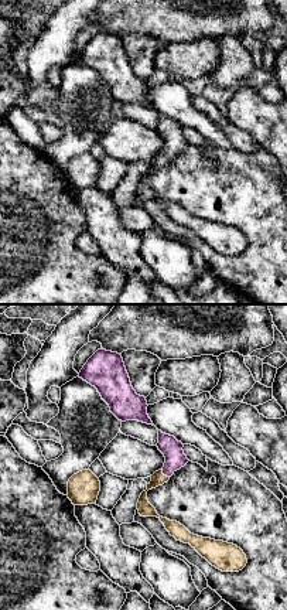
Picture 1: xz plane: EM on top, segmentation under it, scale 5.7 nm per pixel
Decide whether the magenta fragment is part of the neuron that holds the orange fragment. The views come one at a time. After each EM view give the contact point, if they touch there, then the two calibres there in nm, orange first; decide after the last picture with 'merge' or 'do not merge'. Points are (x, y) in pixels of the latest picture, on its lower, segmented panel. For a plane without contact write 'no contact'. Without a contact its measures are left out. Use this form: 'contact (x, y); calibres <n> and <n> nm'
contact (163, 474); calibres 80 and 120 nm

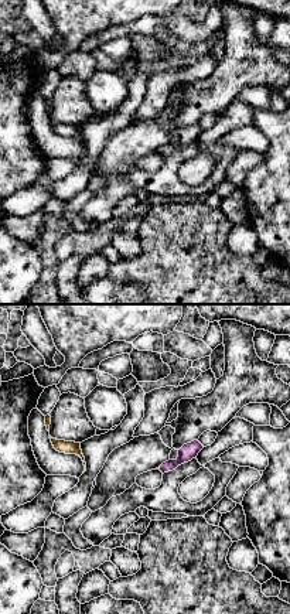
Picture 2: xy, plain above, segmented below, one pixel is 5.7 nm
no contact

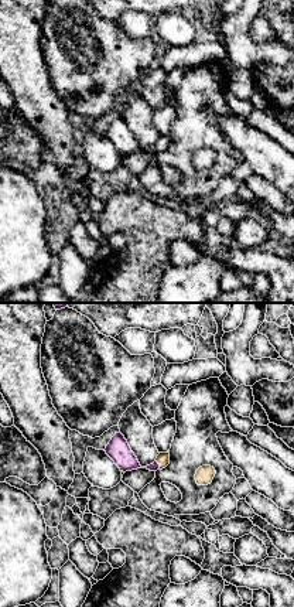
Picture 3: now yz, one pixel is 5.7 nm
contact (159, 463); calibres 80 and 130 nm

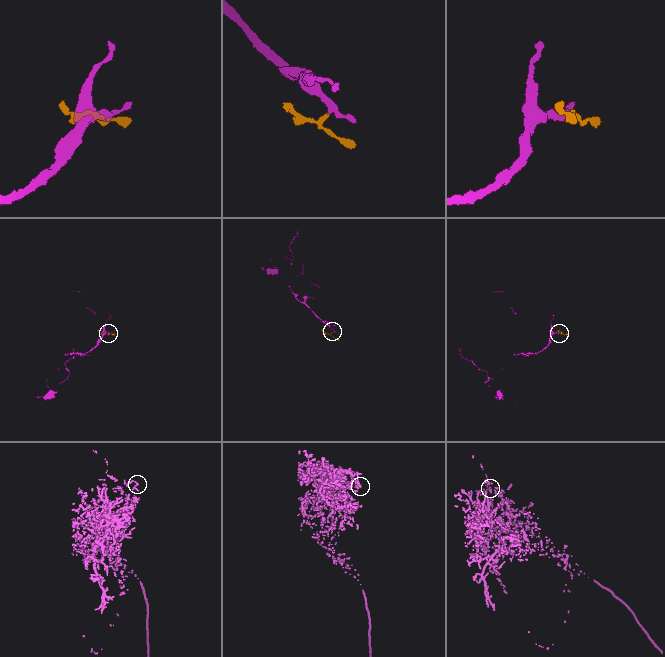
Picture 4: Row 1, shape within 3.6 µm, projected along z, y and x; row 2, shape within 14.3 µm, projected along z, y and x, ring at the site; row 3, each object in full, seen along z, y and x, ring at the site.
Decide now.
merge

